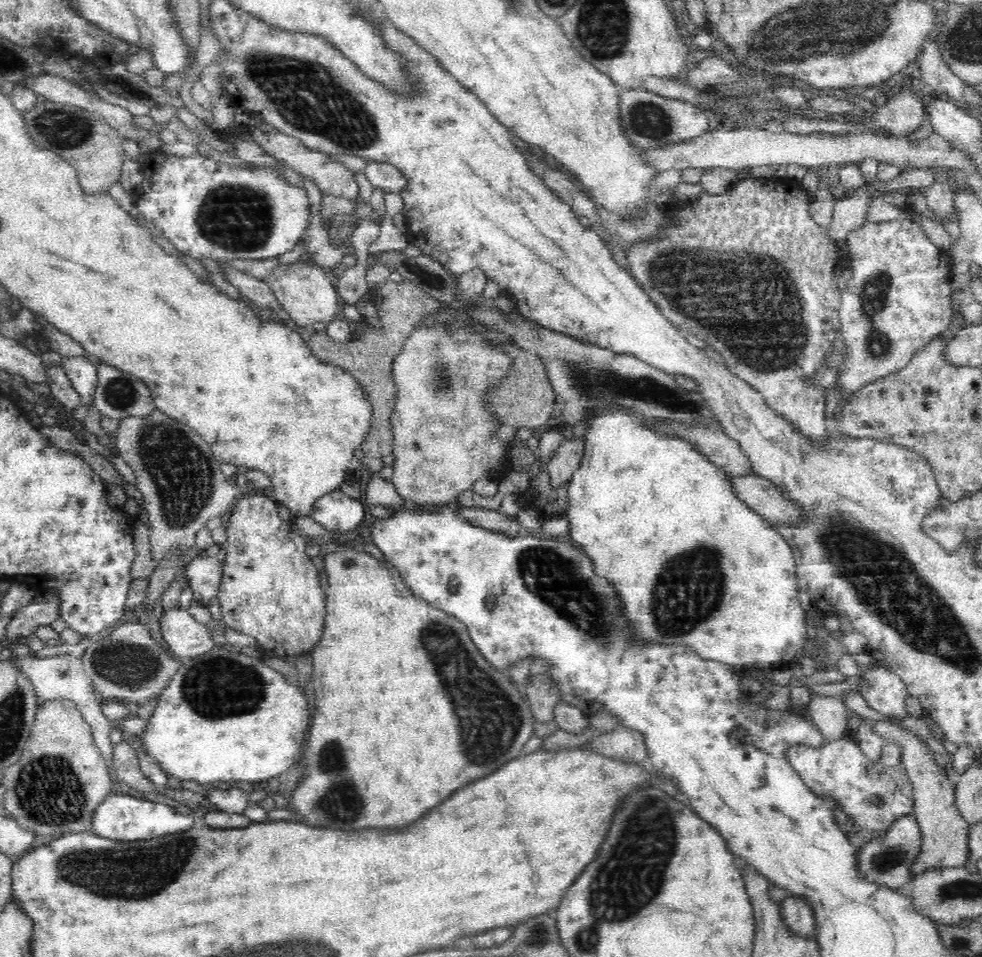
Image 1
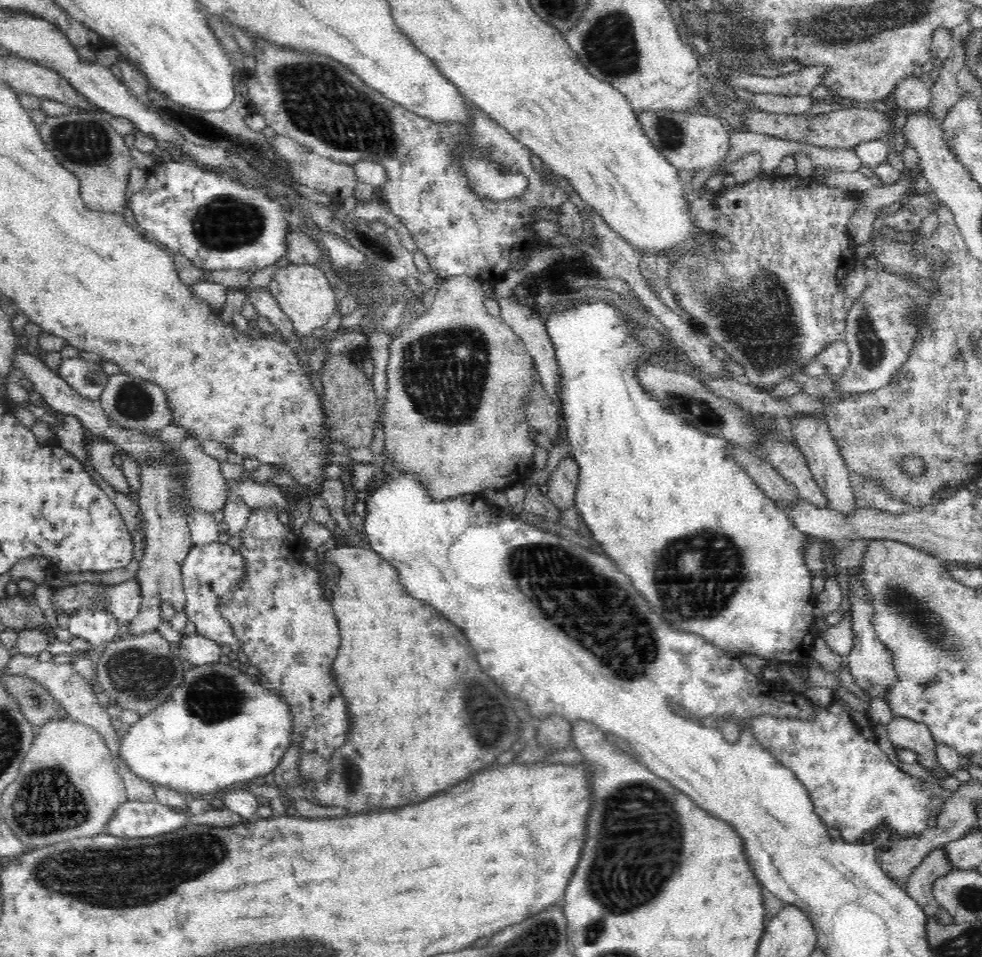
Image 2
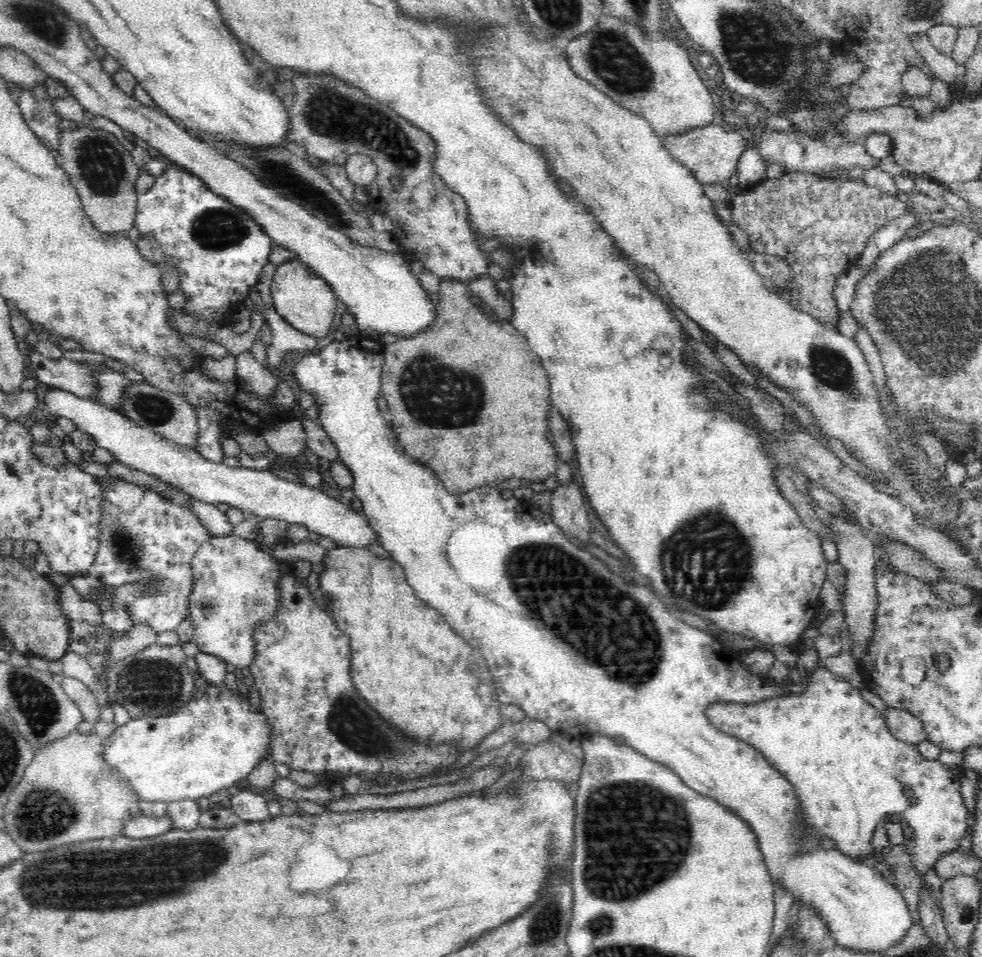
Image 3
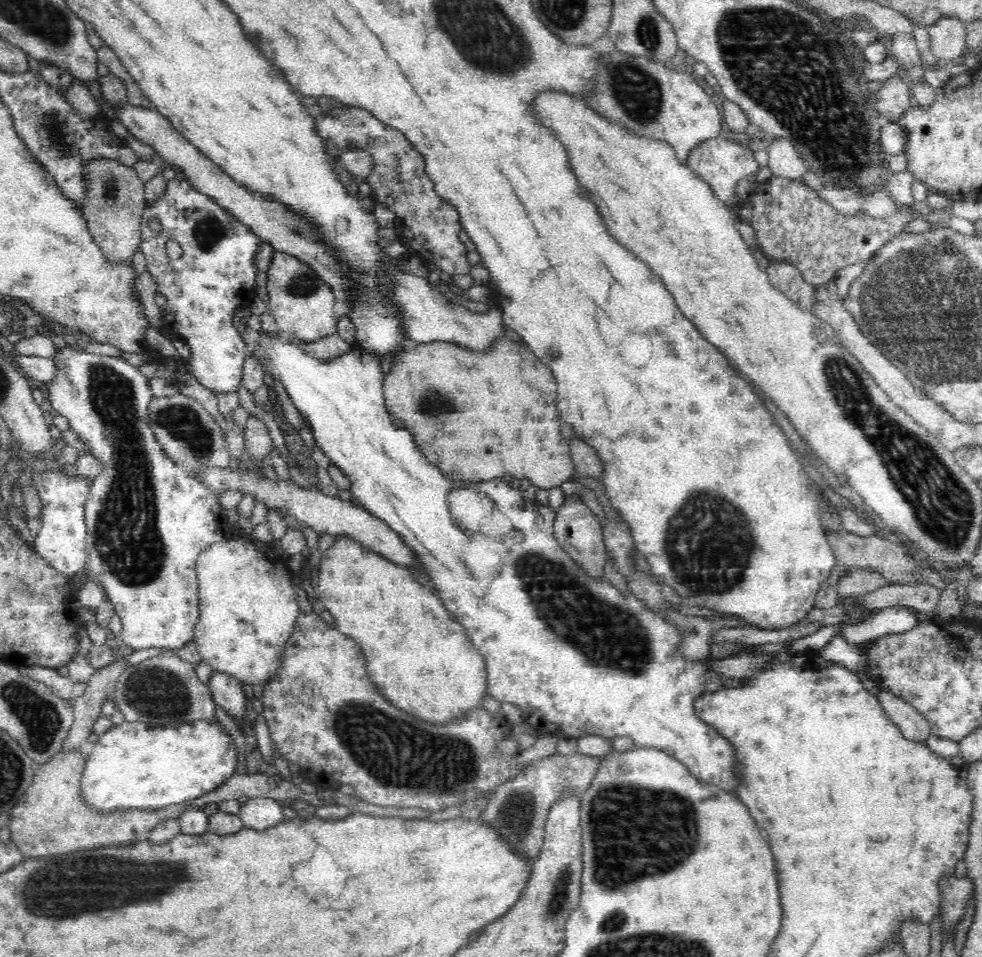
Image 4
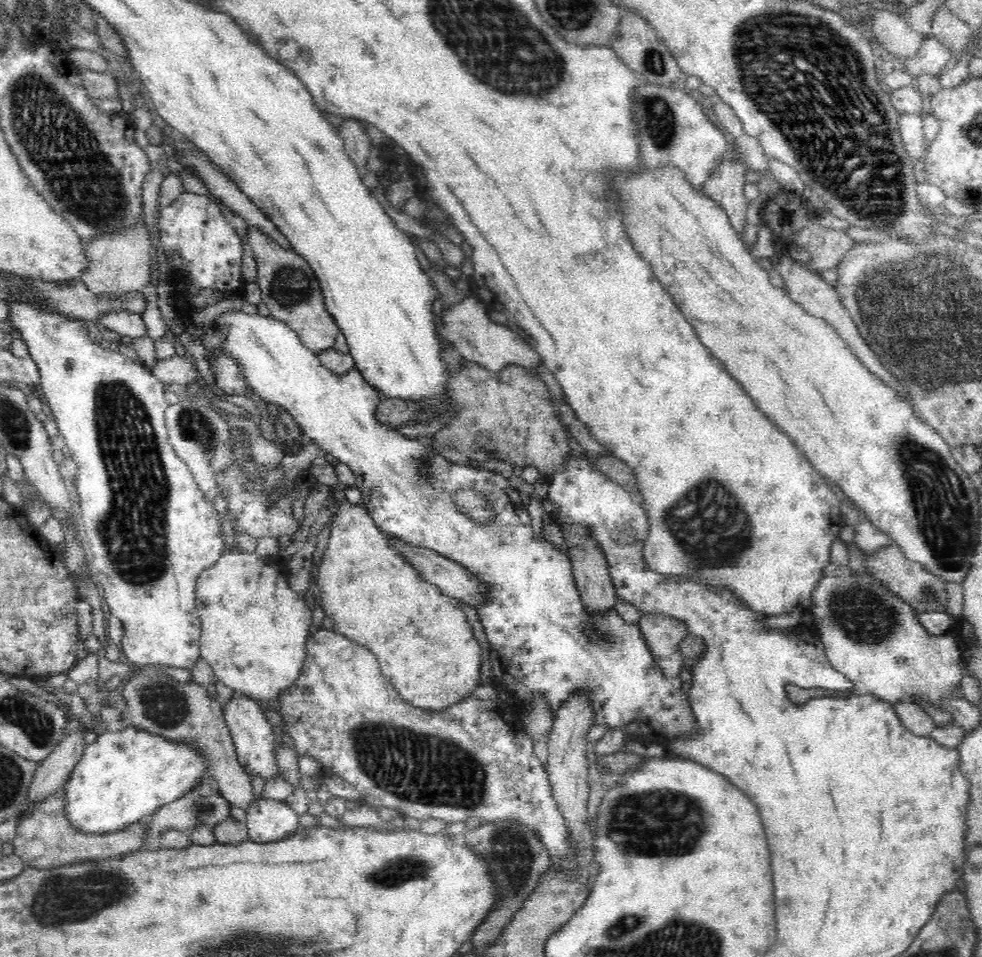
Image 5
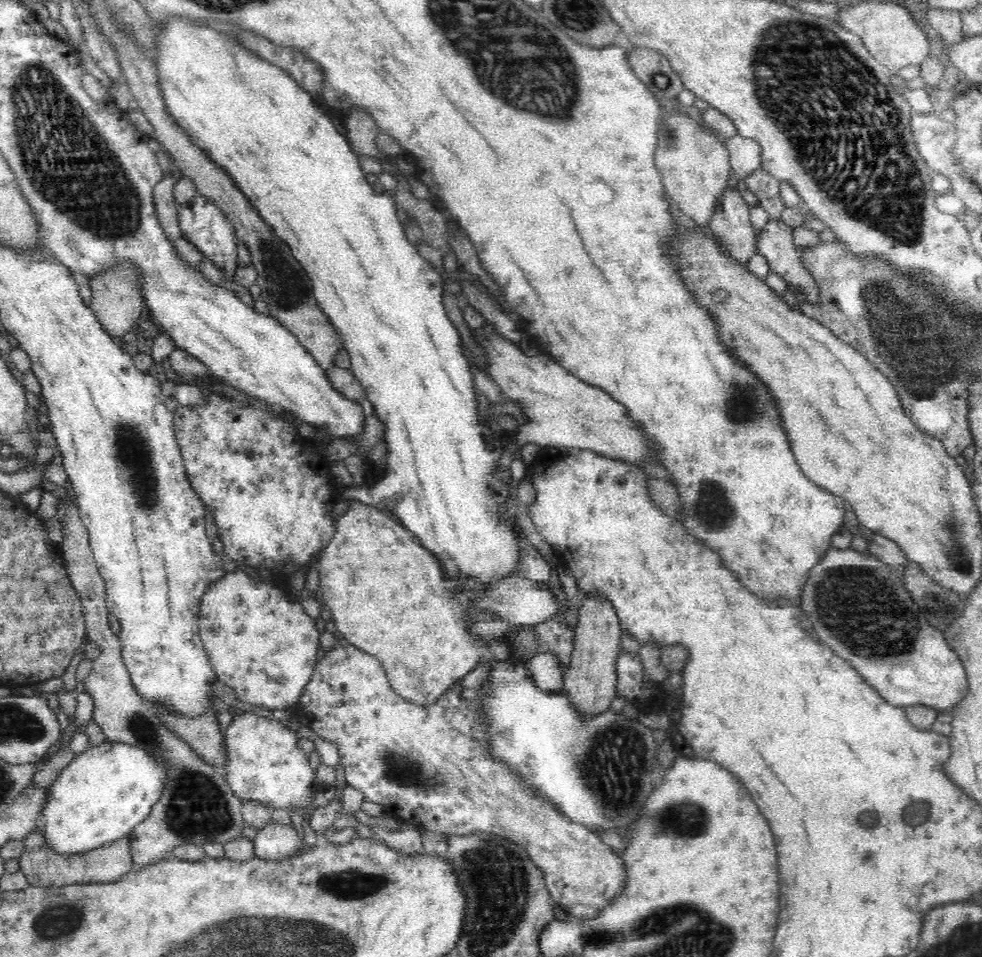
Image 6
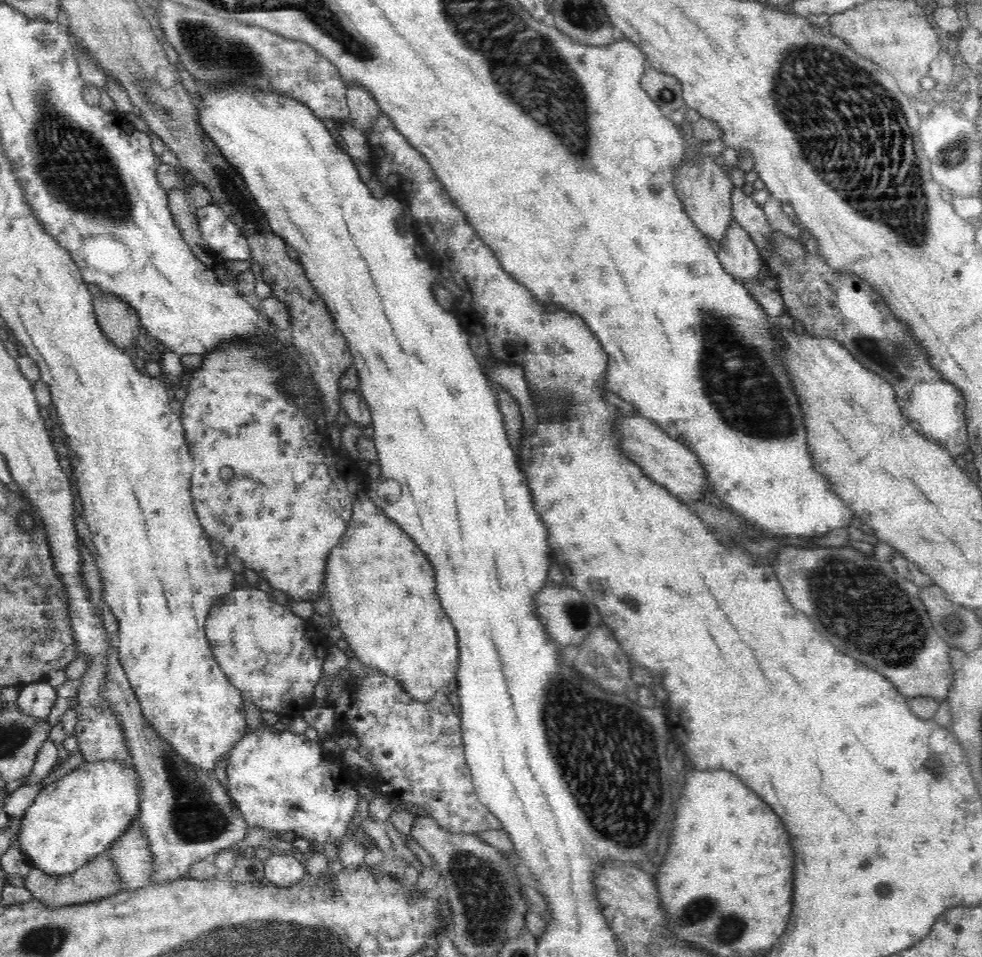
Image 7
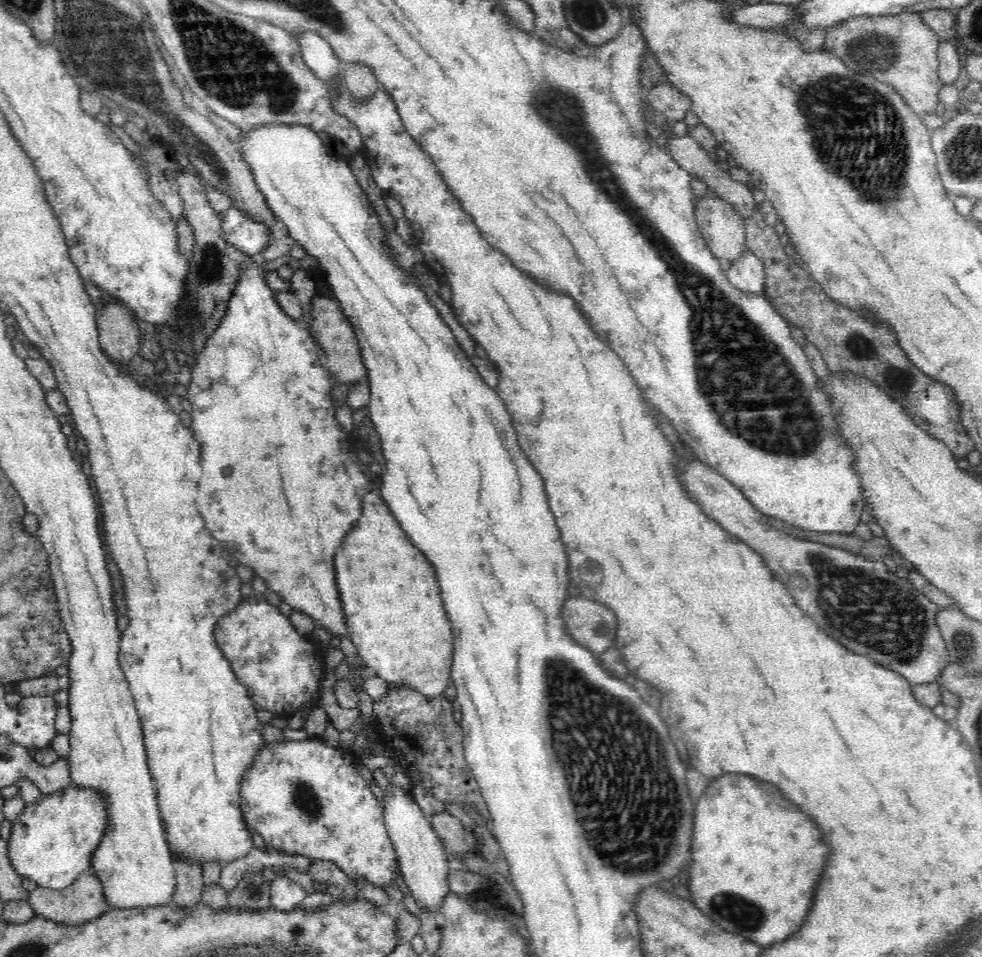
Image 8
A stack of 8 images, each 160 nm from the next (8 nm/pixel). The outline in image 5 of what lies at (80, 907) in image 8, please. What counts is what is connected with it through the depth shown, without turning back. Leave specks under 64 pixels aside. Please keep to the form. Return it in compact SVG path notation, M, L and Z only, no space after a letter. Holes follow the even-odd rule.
M61 790L58 794L48 797L45 801L26 811L17 824L17 833L13 840L14 854L23 860L25 868L48 870L90 861L121 859L142 848L144 834L146 834L146 821L149 817L116 832L86 835L72 829L70 821L66 819L66 815L64 815L66 797Z

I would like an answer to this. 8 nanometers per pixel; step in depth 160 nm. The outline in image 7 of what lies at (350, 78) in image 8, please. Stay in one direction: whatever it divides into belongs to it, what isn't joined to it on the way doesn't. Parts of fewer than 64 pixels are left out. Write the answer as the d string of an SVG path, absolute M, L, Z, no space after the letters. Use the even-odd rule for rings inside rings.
M349 83L347 86L347 105L355 126L362 131L372 128L374 120L380 116L381 108L378 106L373 94L358 83Z

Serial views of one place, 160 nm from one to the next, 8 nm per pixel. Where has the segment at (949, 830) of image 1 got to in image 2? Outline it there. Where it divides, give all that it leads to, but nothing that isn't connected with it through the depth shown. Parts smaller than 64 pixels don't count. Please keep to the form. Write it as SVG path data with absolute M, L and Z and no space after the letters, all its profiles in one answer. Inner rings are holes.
M894 717L887 724L888 738L895 748L915 750L919 754L919 764L931 768L936 776L945 776L934 757L936 741L929 728L921 722L914 722L906 717ZM940 848L929 852L907 880L904 889L923 909L928 918L938 919L940 907L936 897L934 897L933 884L951 870L952 867L950 867L950 861L948 861L944 849Z

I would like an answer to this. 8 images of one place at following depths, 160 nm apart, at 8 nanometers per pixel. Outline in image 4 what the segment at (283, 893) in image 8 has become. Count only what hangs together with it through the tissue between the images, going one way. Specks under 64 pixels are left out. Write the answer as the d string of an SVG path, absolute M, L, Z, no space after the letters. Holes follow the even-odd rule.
M252 797L241 805L239 817L246 829L268 830L287 820L283 808L284 805L274 798Z

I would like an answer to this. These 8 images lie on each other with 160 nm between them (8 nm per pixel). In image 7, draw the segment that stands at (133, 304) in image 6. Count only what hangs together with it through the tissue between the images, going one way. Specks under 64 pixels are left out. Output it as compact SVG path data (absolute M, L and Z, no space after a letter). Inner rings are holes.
M100 293L92 300L96 321L102 333L116 345L125 350L136 342L141 326L139 315L134 307L112 293Z

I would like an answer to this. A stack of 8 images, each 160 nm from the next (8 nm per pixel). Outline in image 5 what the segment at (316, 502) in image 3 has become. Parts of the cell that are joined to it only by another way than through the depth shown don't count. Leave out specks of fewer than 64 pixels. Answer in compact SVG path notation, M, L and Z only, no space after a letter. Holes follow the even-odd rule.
M389 535L389 538L393 540L393 545L398 549L400 555L404 555L414 568L418 569L418 572L422 575L422 578L430 584L436 584L438 588L446 595L464 602L468 606L474 608L476 611L487 605L493 598L491 598L491 584L485 580L481 580L469 572L467 568L464 568L461 564L458 564L455 560L450 560L432 550L426 548L411 548L408 543Z

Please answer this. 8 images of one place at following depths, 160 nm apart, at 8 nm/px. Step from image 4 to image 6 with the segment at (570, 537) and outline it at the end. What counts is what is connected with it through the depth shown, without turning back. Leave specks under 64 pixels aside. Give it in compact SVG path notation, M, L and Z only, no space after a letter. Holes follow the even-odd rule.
M590 595L581 603L570 664L563 673L563 687L577 710L585 714L600 714L610 708L618 692L616 663L617 656L622 653L620 621L612 603L600 595Z

